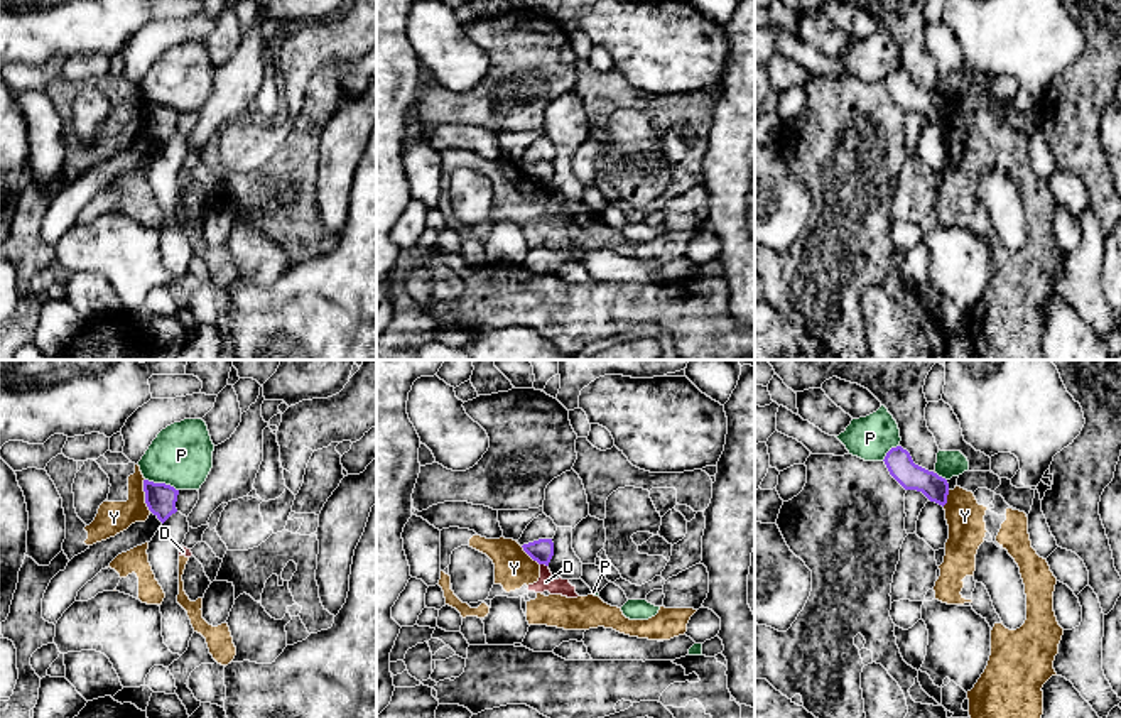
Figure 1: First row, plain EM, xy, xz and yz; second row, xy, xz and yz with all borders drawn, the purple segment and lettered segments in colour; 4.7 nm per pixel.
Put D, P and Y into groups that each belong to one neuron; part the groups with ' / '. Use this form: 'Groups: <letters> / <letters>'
Groups: D Y / P

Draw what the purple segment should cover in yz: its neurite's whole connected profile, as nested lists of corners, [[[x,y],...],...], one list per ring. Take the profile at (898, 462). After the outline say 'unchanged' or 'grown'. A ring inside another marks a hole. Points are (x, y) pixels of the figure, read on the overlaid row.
[[[902,446],[891,448],[885,456],[890,475],[905,488],[922,492],[930,502],[947,503],[949,483],[945,478],[913,463]]] | unchanged

